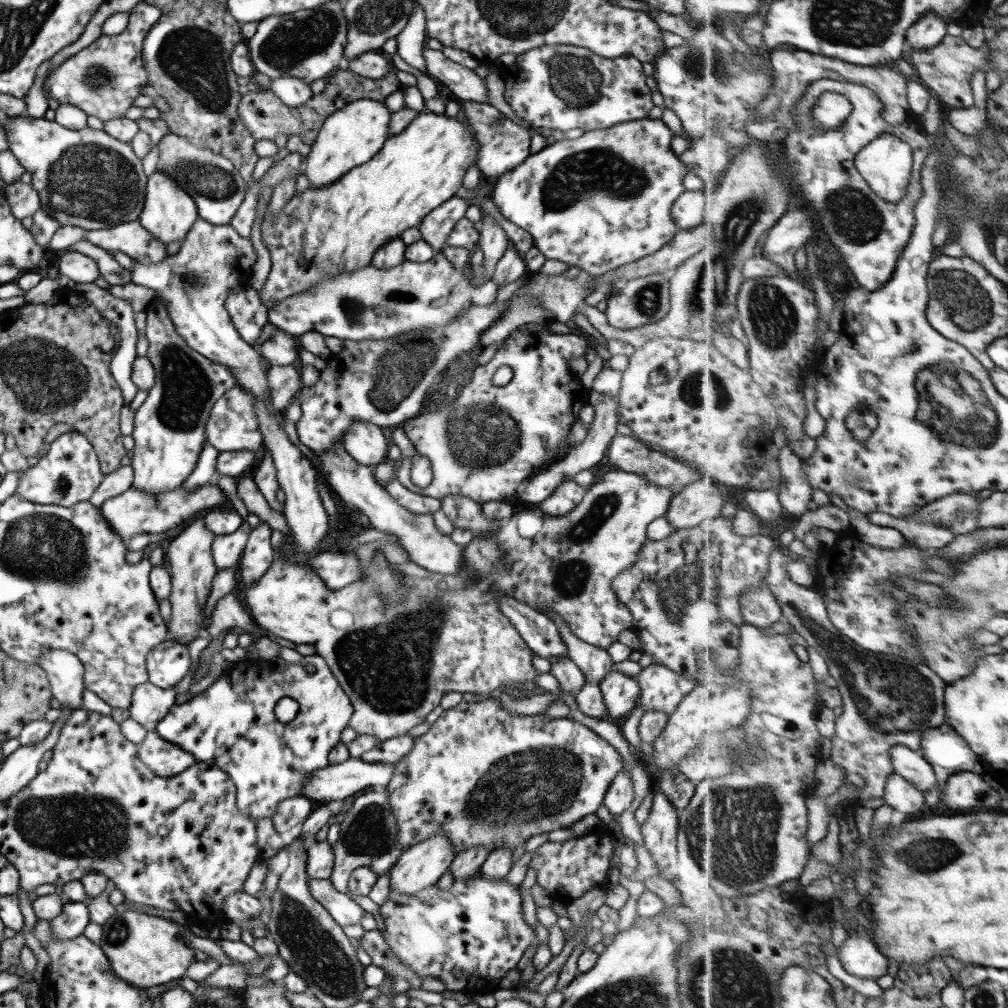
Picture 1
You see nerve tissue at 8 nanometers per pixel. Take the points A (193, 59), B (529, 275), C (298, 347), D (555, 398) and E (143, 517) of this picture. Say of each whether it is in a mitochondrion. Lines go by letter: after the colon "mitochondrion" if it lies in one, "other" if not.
A: mitochondrion
B: other
C: other
D: other
E: other

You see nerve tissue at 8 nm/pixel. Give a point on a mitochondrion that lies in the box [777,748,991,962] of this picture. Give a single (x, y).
(941, 852)

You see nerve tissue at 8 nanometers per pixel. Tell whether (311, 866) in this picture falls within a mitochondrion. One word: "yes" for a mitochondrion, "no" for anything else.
no

